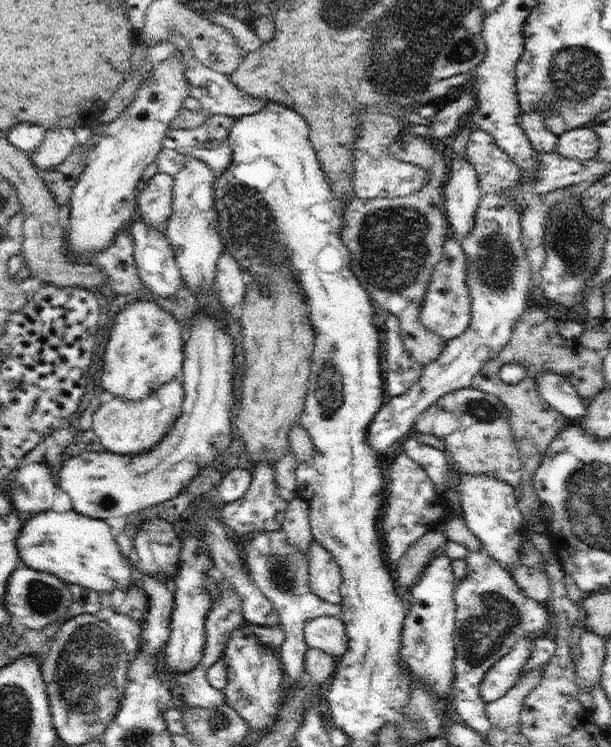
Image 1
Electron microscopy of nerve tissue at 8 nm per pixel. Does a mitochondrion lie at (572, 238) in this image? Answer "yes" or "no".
yes

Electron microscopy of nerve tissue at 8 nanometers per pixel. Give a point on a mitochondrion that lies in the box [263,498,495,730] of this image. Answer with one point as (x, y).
(283, 577)

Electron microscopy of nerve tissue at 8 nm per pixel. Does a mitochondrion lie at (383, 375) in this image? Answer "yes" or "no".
no

